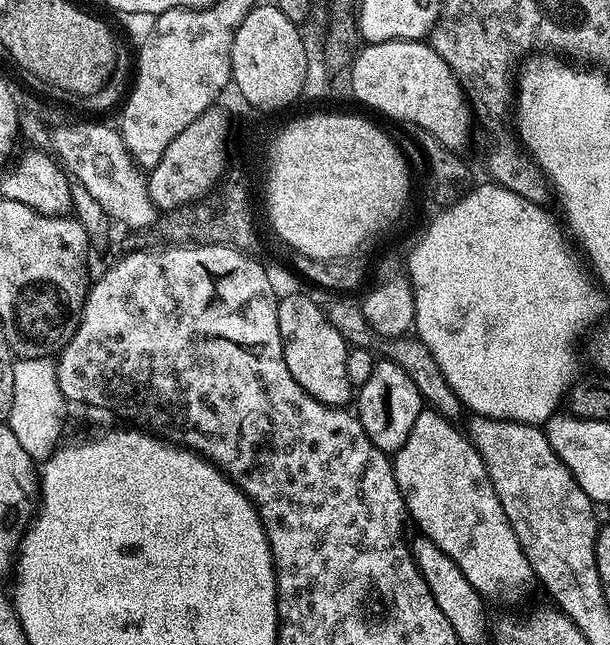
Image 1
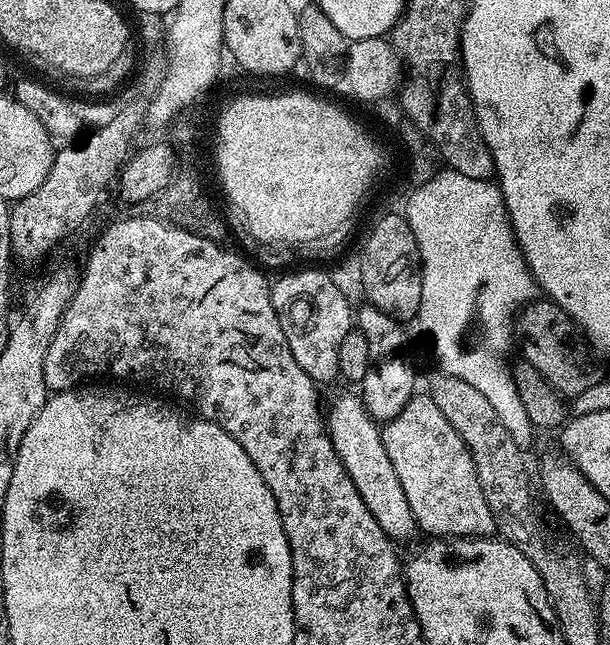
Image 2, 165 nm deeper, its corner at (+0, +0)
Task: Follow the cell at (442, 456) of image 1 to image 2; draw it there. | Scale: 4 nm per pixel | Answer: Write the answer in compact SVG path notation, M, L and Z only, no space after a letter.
M427 394L413 395L402 414L383 425L380 437L421 533L429 532L432 538L479 538L496 532L496 520L482 494L474 458Z

